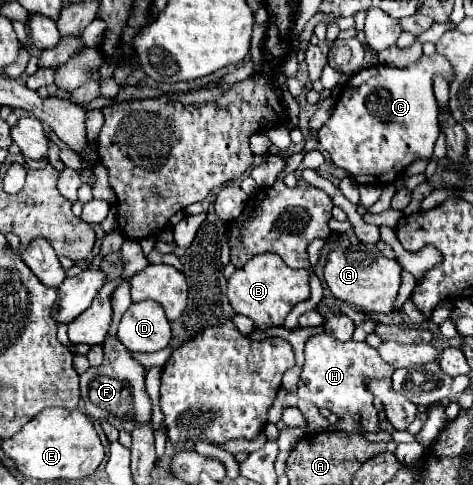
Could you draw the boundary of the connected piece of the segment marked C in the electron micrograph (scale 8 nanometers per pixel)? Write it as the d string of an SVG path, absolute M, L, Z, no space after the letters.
M435 53L435 55L431 55L431 57L423 55L417 63L409 65L409 67L403 67L403 69L391 67L391 65L371 65L371 67L365 67L365 69L357 71L355 75L351 75L349 81L345 83L343 91L341 91L339 97L337 97L333 115L331 115L329 121L319 129L319 143L321 143L321 147L329 153L333 165L345 169L357 183L363 183L363 185L379 185L379 187L383 187L383 185L389 185L389 183L393 183L395 179L399 179L399 175L401 175L401 173L407 169L407 165L413 163L415 159L431 159L435 141L437 141L437 137L439 137L439 107L437 107L437 99L435 99L435 95L433 95L433 77L435 77L435 75L441 75L441 77L445 77L447 81L451 81L451 79L455 77L453 65L451 65L443 55L439 55L439 53Z

